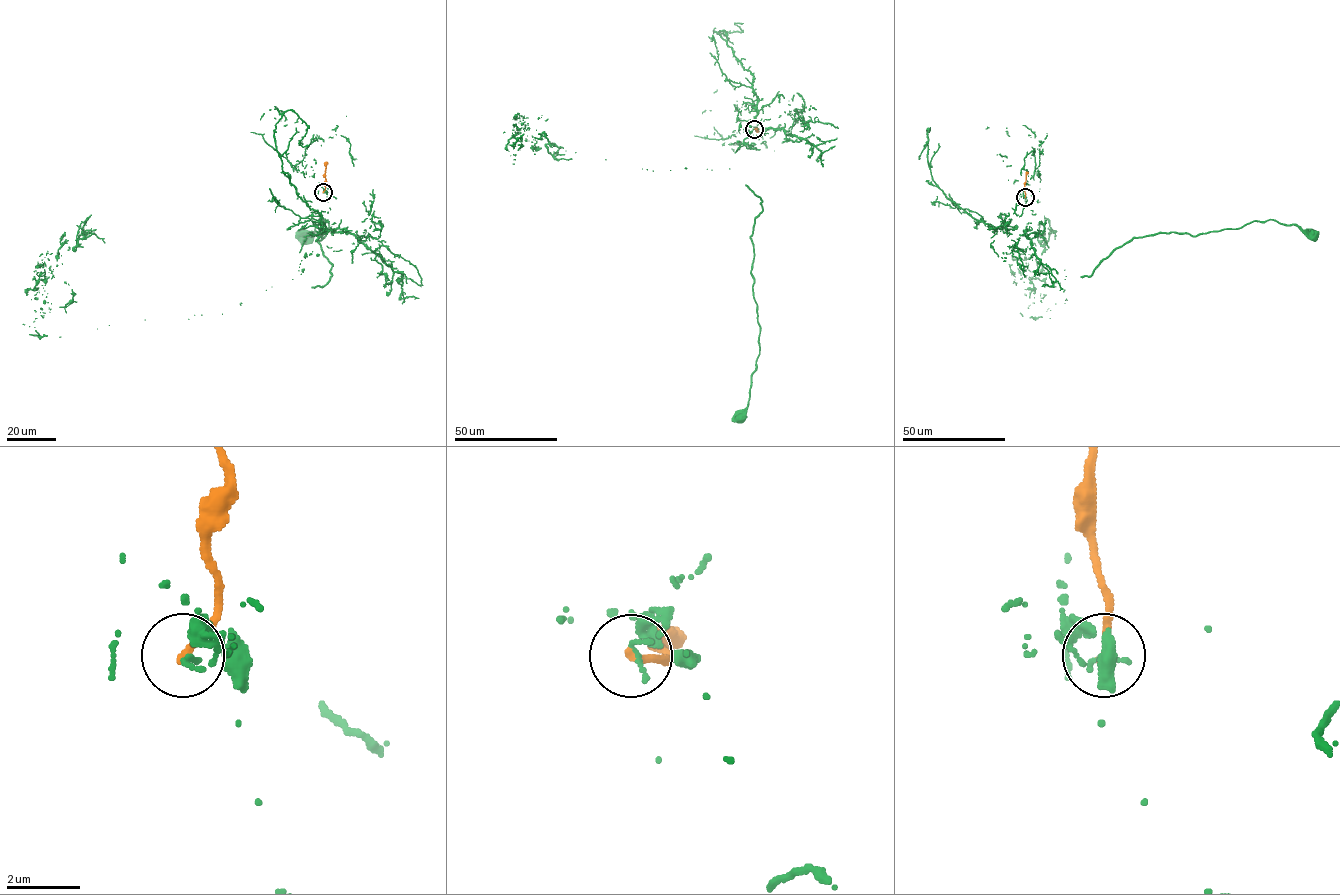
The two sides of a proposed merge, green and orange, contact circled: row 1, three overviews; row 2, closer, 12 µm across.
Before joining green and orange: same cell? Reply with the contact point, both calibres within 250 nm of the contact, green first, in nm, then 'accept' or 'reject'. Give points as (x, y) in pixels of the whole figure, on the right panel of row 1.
(1025, 197) | 130/200 nm | reject

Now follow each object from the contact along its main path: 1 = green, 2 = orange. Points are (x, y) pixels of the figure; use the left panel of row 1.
1: (323, 192), (330, 209), (293, 279), (323, 286), (332, 264), (318, 240), (328, 223), (320, 218), (305, 237)
2: (323, 192), (327, 162)

